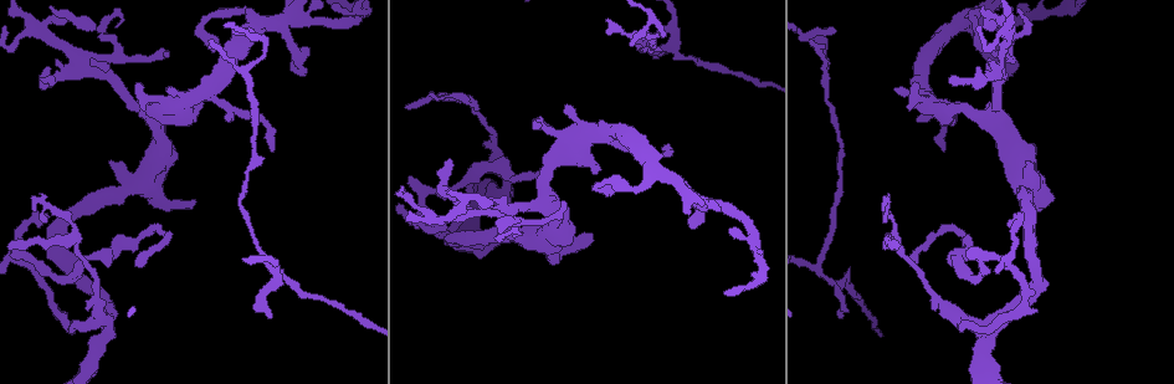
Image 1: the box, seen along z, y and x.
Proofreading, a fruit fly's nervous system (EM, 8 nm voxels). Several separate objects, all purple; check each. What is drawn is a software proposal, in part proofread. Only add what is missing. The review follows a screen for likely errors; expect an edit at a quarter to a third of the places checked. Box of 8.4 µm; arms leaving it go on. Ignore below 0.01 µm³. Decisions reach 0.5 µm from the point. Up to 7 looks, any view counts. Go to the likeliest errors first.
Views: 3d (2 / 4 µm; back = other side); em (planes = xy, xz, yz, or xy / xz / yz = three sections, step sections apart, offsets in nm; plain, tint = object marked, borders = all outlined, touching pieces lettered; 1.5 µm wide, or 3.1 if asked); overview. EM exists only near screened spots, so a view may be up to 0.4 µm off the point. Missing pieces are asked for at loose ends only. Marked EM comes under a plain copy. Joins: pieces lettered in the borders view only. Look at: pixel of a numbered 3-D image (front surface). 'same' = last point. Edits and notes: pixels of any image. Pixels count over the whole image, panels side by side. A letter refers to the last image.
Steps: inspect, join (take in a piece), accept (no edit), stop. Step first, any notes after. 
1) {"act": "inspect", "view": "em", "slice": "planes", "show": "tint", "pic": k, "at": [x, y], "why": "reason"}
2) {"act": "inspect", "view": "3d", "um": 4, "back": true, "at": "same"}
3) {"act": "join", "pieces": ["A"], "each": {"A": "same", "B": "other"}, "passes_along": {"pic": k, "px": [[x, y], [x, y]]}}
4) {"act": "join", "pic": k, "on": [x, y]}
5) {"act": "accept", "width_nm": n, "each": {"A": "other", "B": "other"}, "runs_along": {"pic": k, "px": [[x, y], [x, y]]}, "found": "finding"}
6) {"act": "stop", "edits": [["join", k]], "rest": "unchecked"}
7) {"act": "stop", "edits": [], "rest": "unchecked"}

{"act": "inspect", "view": "em", "slice": "yz", "step": 8, "show": "tint", "pic": 1, "at": [841, 315], "why": "an open end"}

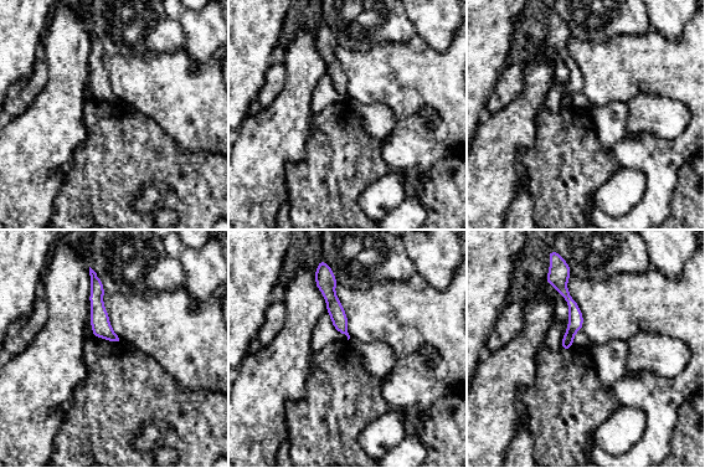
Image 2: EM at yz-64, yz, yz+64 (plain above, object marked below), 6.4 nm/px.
{"act": "inspect", "view": "em", "slice": "planes", "show": "borders", "at": "same"}

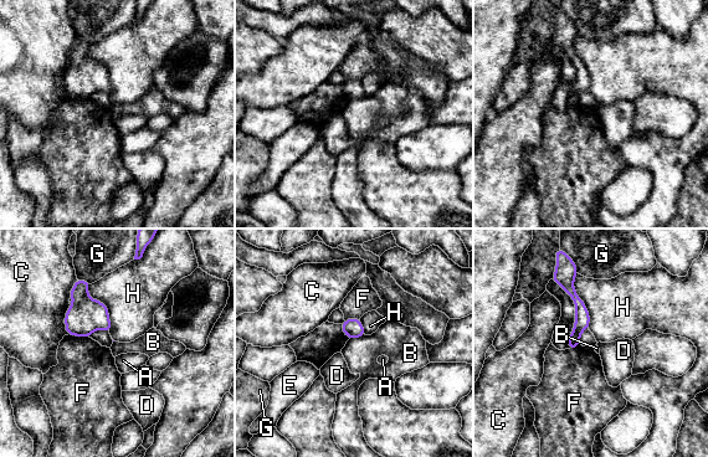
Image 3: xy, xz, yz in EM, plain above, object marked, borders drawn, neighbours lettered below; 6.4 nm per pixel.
{"act": "accept", "each": {"A": "other", "B": "other", "C": "other", "D": "other", "E": "other", "F": "other", "G": "other", "H": "other"}, "runs_along": {"pic": 3, "px": [[569, 275], [580, 307], [573, 347]]}, "found": "none of them fits"}

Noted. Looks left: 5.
{"act": "inspect", "view": "em", "slice": "planes", "show": "borders", "pic": 1, "at": [214, 50]}

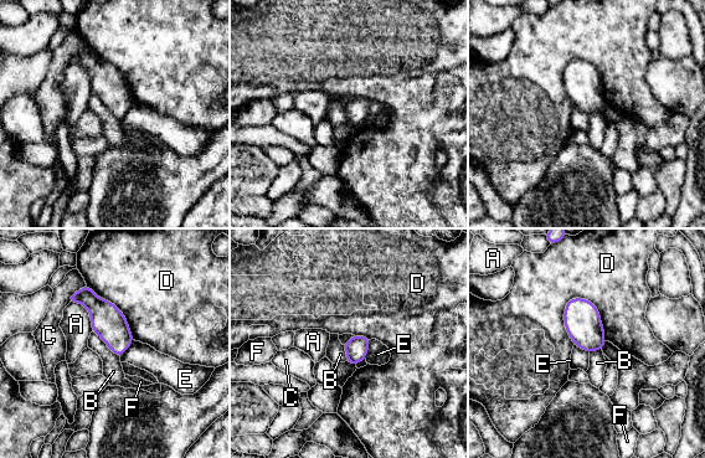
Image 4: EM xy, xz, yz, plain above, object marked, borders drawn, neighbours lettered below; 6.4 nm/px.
{"act": "accept", "width_nm": 150, "each": {"A": "other", "B": "other", "C": "other", "D": "other", "E": "other", "F": "other"}, "border": {"pic": 4, "px": [[371, 339], [365, 359]]}, "found": "none of them fits"}

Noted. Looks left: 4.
{"act": "inspect", "view": "3d", "um": 2, "pic": 1, "at": [667, 152]}

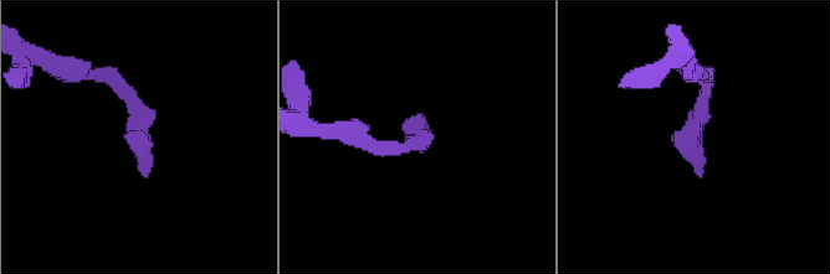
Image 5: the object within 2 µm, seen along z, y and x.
{"act": "inspect", "view": "em", "slice": "planes", "show": "borders", "pic": 5, "at": [422, 142], "why": "now the EM"}

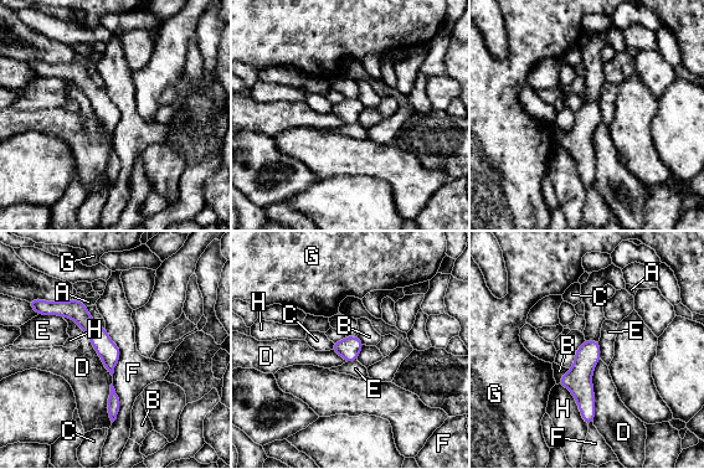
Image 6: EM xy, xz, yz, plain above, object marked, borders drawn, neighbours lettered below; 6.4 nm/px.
{"act": "accept", "each": {"A": "other", "B": "other", "C": "other", "D": "other", "E": "other", "F": "other", "G": "other", "H": "other"}, "border": {"pic": 6, "px": [[104, 329], [119, 350], [113, 375]]}, "found": "none of them fits"}

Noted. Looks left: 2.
{"act": "stop", "edits": [], "rest": "unchecked"}

